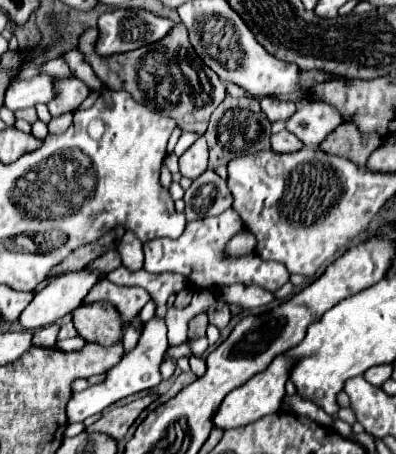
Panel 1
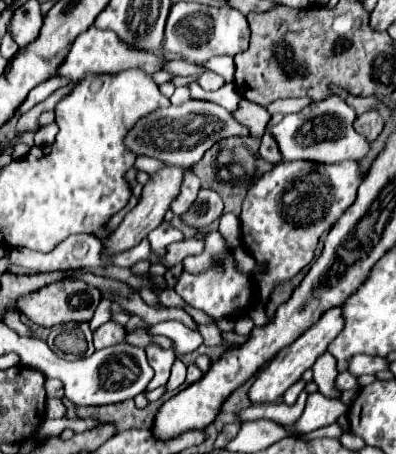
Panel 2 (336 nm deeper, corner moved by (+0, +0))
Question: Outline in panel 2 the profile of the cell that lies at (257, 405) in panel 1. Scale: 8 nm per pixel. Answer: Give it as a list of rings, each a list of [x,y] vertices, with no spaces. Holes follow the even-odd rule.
[[[342,305],[340,307],[332,307],[328,311],[324,311],[324,315],[310,327],[306,329],[292,345],[284,347],[274,359],[272,363],[262,371],[262,375],[254,381],[254,385],[250,387],[250,401],[252,403],[272,403],[272,401],[278,401],[278,397],[284,395],[284,391],[294,385],[300,375],[310,369],[314,365],[314,361],[326,351],[326,347],[330,345],[332,339],[338,337],[338,333],[344,329],[344,311],[342,311]]]

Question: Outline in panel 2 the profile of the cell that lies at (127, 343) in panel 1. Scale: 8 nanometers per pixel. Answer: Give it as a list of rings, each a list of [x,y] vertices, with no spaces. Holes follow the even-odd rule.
[[[168,320],[148,328],[152,335],[164,335],[173,341],[173,349],[176,353],[185,355],[196,350],[203,338],[197,330],[192,330],[182,322]]]

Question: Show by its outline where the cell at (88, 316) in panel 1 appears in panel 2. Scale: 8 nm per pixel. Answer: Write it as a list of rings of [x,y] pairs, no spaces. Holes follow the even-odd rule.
[[[76,279],[76,281],[58,281],[52,285],[46,285],[40,291],[20,297],[16,305],[18,305],[18,311],[24,313],[32,323],[42,327],[54,327],[54,325],[62,325],[70,321],[90,321],[98,303],[100,303],[100,291]]]

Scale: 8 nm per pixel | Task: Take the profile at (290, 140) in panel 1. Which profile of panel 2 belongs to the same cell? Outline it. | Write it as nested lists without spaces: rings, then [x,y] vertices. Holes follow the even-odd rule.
[[[264,133],[262,137],[262,143],[260,143],[260,157],[270,161],[270,163],[280,163],[282,161],[282,155],[280,155],[280,149],[274,141],[274,137],[270,137],[270,133]]]

